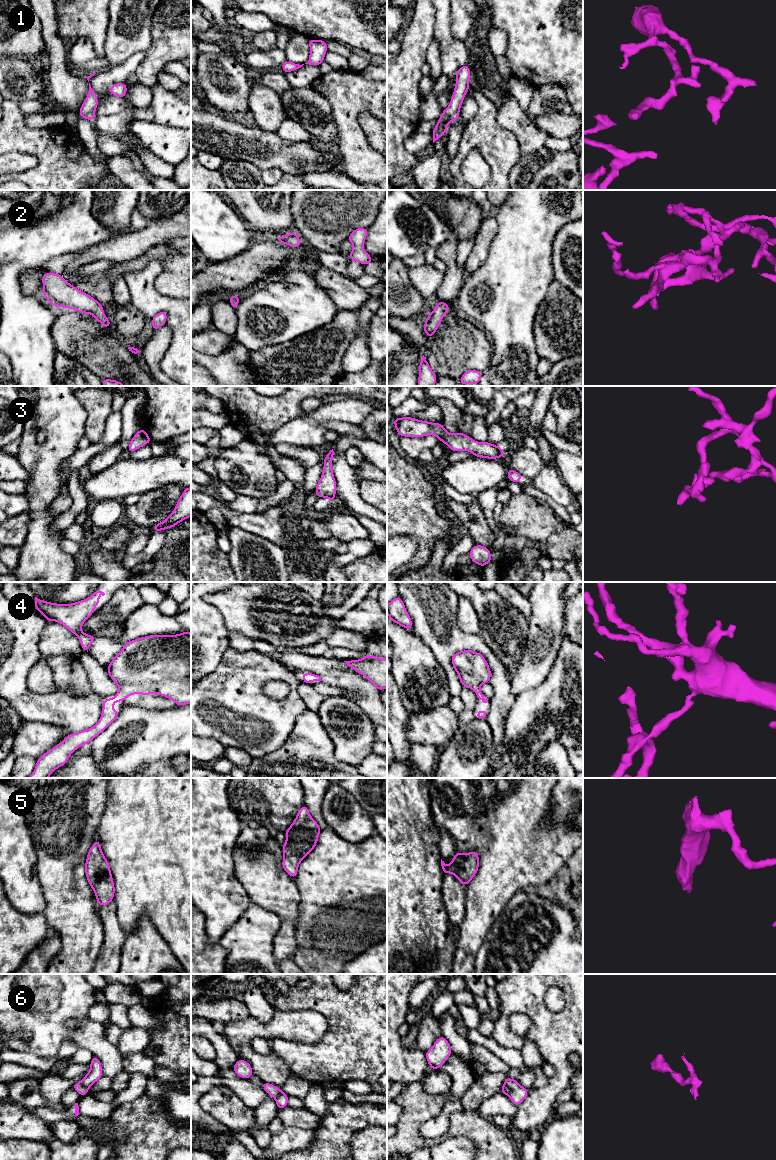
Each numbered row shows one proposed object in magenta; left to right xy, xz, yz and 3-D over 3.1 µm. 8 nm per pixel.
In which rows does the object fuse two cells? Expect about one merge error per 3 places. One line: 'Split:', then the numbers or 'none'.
Split: 6

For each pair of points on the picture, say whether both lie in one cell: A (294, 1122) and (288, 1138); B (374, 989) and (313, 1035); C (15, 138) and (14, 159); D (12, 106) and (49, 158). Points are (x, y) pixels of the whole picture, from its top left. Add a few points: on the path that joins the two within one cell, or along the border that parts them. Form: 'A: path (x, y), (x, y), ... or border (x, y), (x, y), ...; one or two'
A: border (284, 1127), (313, 1131); two
B: border (310, 1009), (327, 1022), (314, 1043); two
C: border (10, 151), (24, 151), (36, 157); two
D: path (13, 119), (37, 145); one

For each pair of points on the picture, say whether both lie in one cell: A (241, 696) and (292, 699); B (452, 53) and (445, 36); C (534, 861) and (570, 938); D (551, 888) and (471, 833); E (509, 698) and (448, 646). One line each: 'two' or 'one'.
A: one
B: one
C: two
D: two
E: one

